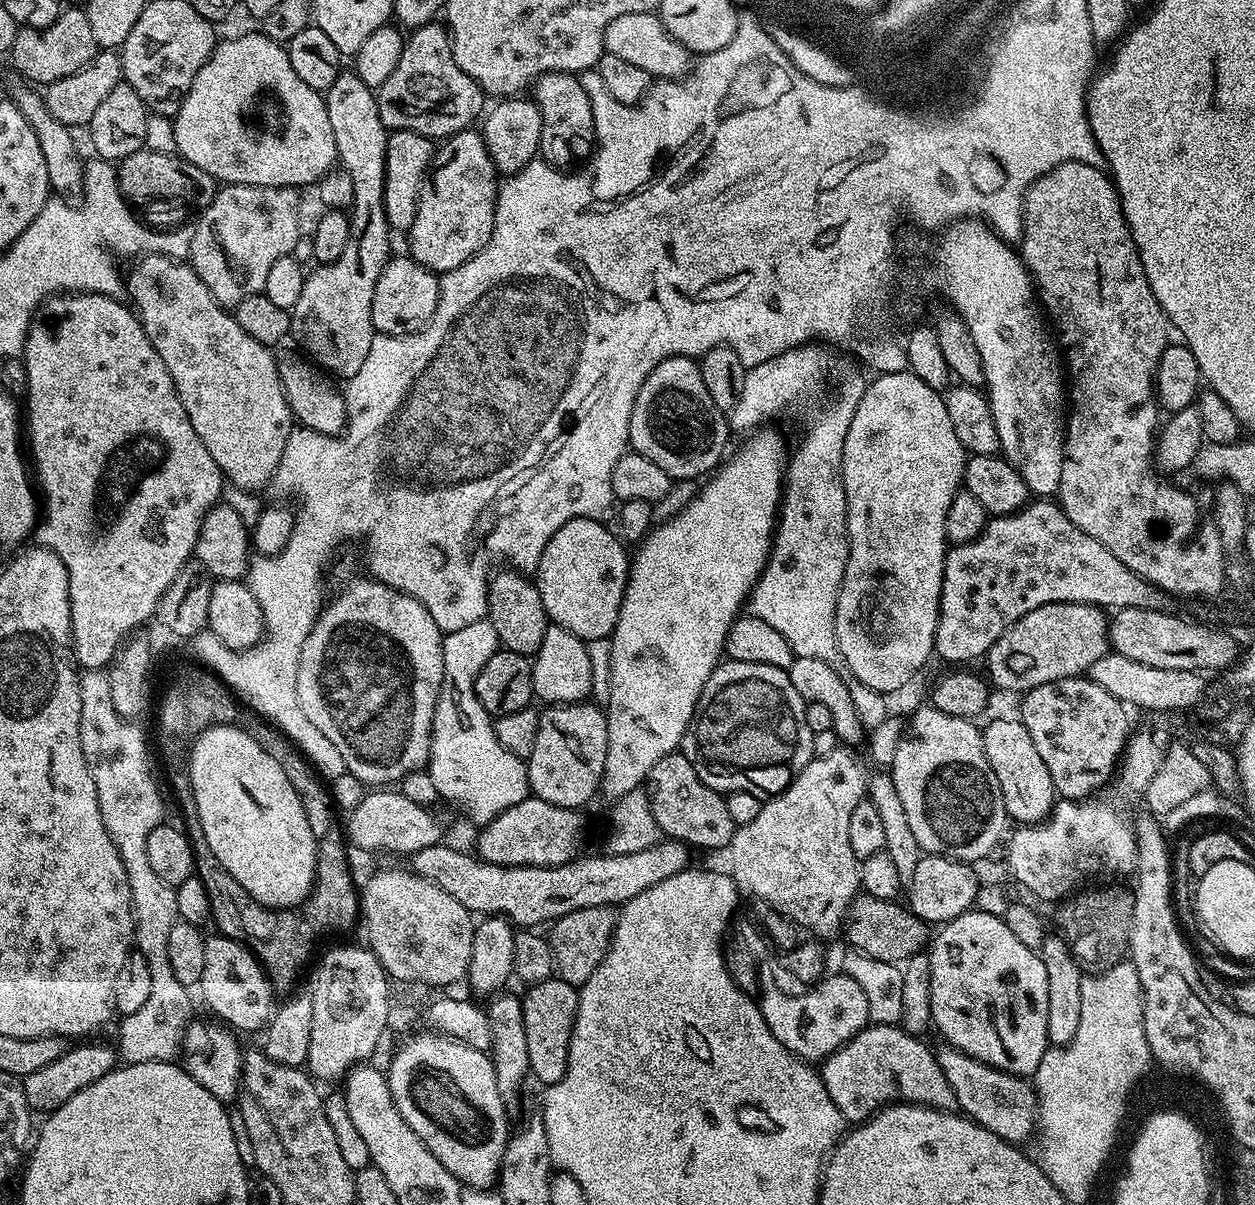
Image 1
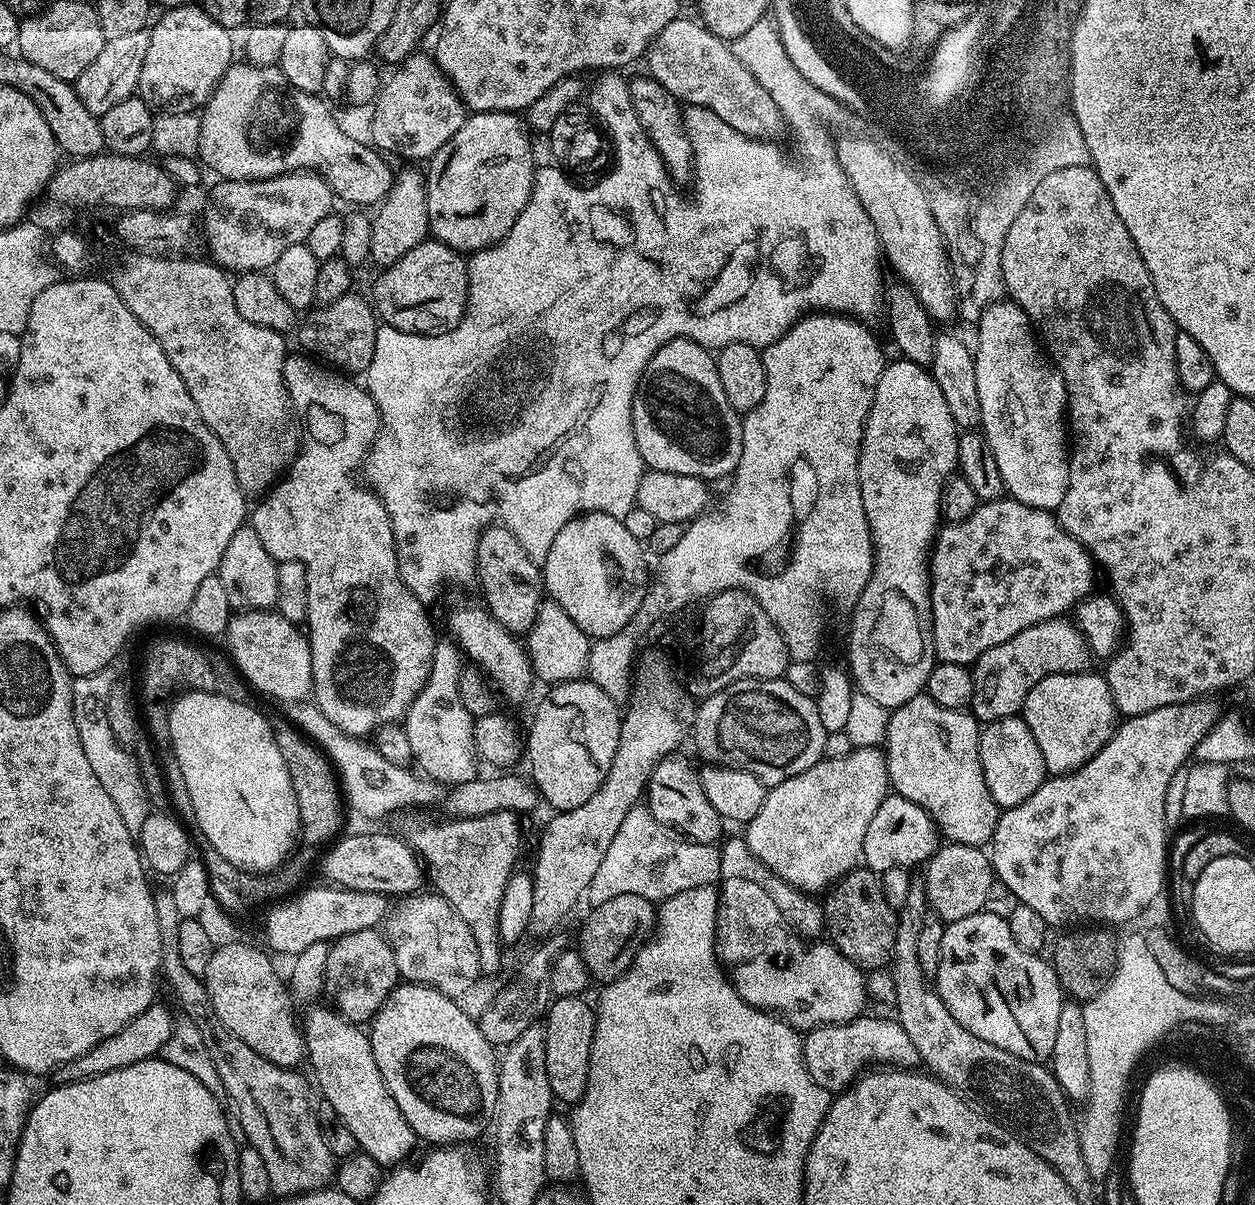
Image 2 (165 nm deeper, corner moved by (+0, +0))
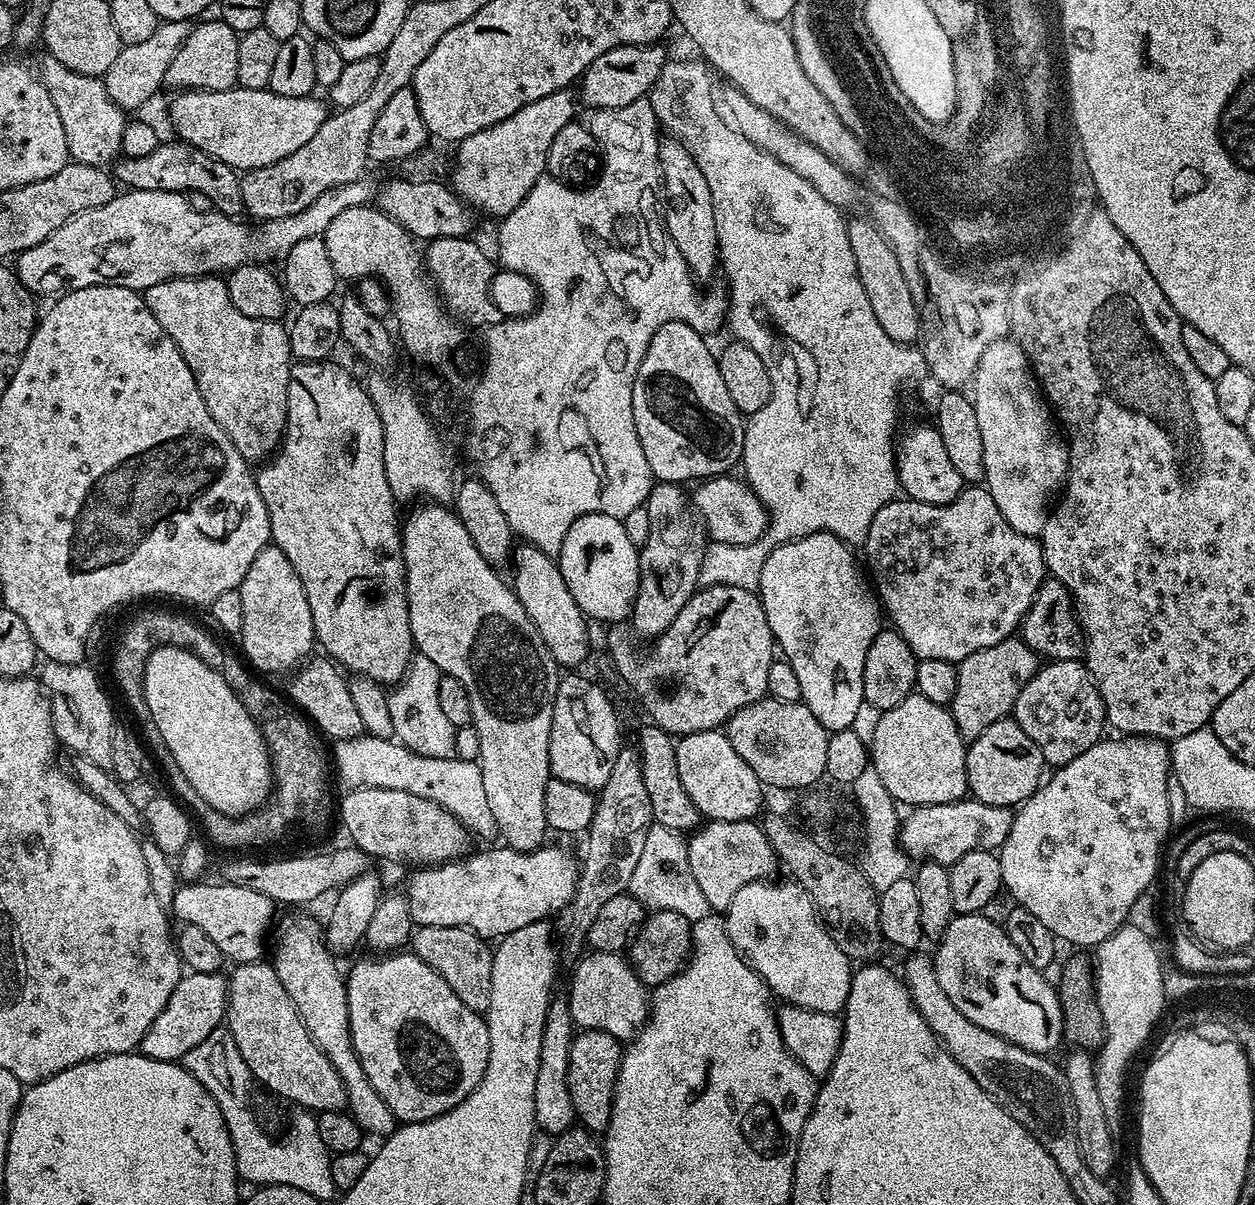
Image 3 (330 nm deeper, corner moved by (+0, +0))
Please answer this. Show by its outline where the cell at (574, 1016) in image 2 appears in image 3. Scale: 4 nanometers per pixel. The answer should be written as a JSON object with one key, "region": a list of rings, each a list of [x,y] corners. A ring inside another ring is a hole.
{"region":[[[586,1028],[573,1035],[568,1067],[570,1102],[574,1102],[577,1121],[589,1133],[600,1134],[608,1127],[612,1113],[612,1089],[616,1086],[616,1071],[620,1068],[621,1055],[621,1041],[614,1039],[611,1032],[603,1032],[601,1028]]]}

